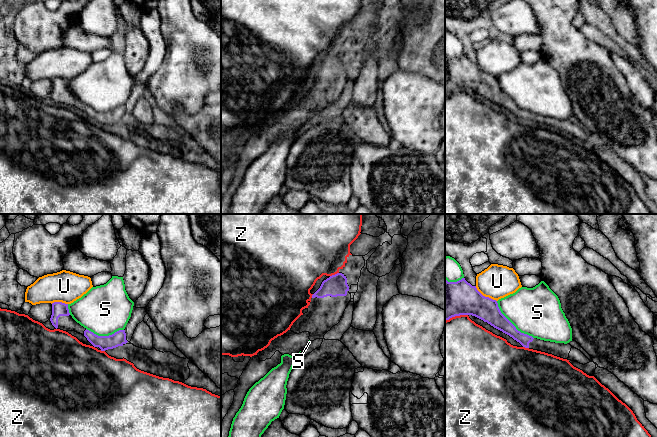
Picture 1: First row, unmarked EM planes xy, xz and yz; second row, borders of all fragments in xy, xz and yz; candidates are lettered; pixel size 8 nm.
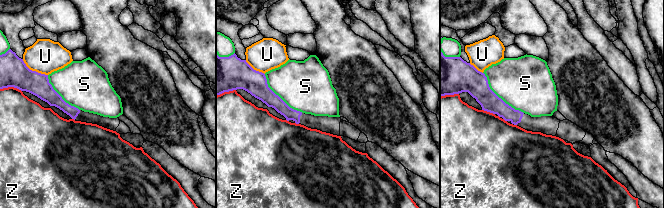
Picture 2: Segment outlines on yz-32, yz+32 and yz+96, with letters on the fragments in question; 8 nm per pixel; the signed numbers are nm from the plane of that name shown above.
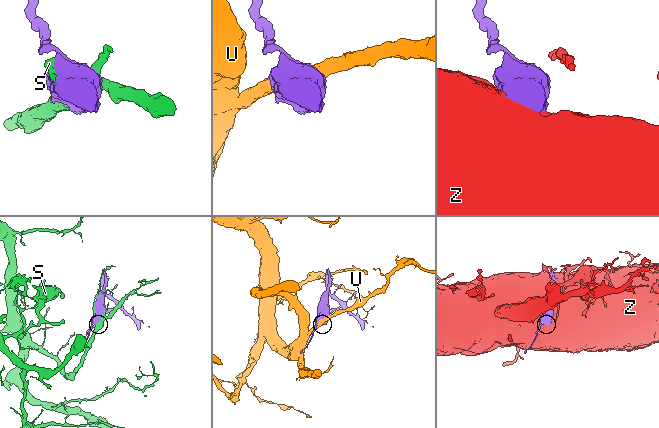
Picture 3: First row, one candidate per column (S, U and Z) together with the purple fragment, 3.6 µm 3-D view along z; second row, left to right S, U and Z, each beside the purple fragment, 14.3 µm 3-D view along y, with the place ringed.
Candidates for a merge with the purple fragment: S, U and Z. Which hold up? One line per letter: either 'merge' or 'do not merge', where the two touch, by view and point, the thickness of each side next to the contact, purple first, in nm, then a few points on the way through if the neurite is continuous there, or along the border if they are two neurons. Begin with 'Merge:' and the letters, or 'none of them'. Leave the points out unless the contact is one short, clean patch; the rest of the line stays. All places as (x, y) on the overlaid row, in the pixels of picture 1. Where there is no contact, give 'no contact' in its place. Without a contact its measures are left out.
Merge: none of them
S: do not merge | yz (511, 323) | 190/400 nm
U: do not merge | yz (484, 296) | 280/280 nm
Z: do not merge | xz (335, 274) | 180/460 nm

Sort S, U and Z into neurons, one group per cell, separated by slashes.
S / U / Z

